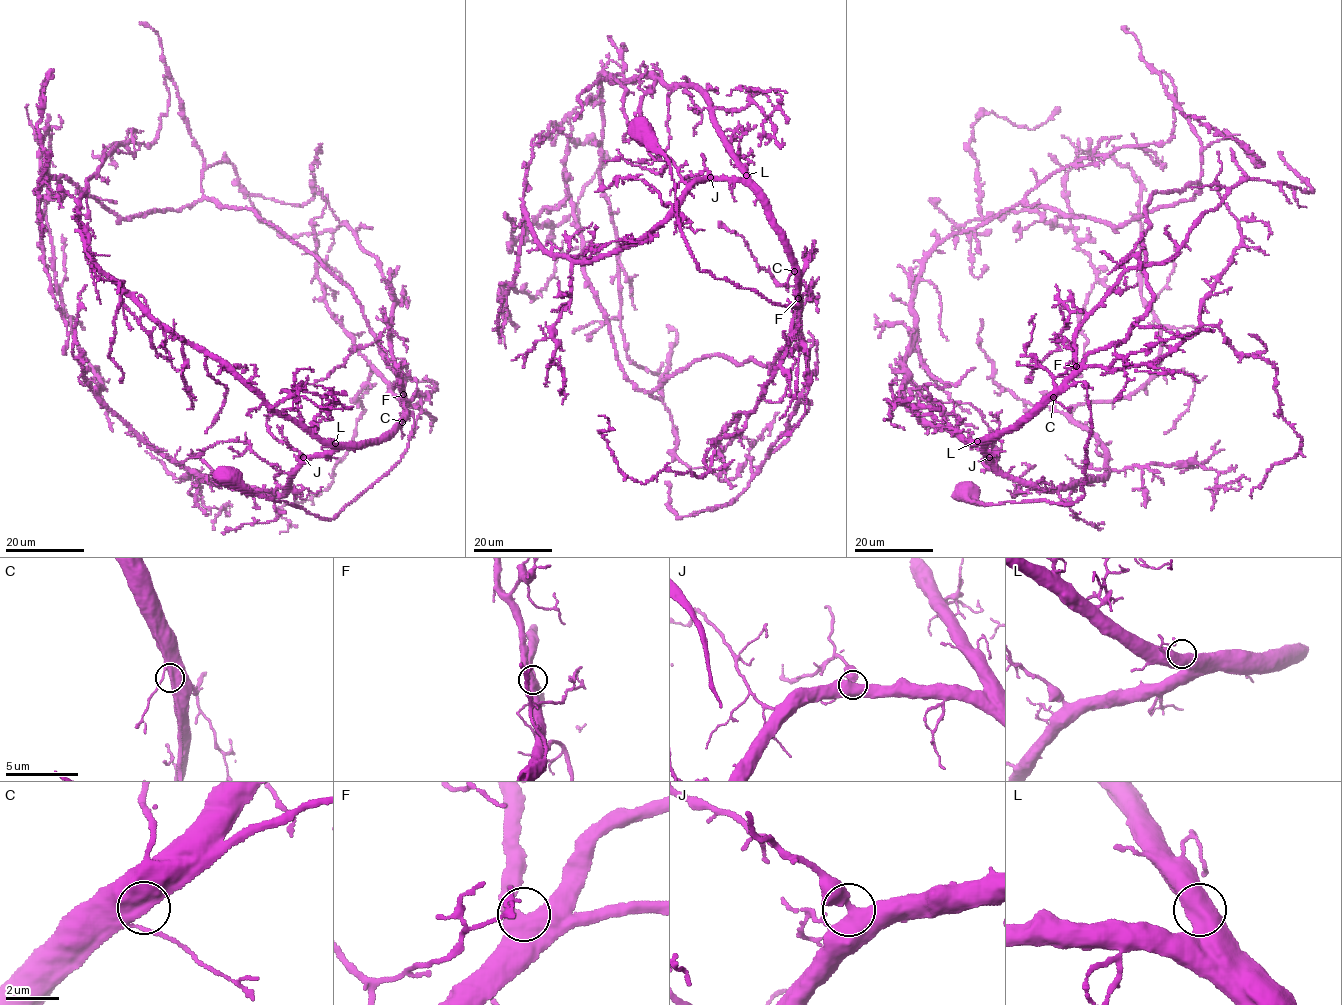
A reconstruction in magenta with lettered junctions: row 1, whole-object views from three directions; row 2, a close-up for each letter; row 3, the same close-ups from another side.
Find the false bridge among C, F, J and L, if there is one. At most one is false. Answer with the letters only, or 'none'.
none

